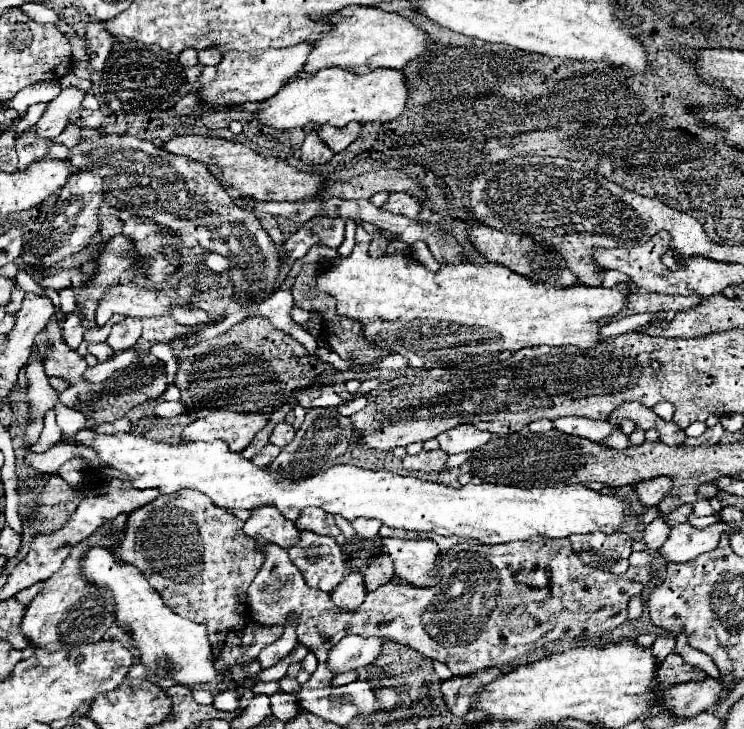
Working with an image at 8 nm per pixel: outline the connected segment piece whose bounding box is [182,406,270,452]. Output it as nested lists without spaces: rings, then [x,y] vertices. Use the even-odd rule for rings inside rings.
[[[228,406],[212,408],[212,412],[204,418],[198,418],[190,426],[184,428],[182,438],[184,440],[202,440],[202,442],[214,442],[224,440],[230,450],[244,450],[256,432],[260,432],[270,414],[252,414],[252,412],[230,412]]]

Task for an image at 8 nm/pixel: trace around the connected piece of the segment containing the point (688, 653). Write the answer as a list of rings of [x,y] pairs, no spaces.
[[[684,633],[676,637],[675,651],[682,656],[686,663],[700,668],[711,678],[717,678],[720,675],[720,671],[712,658],[699,650],[691,648]]]

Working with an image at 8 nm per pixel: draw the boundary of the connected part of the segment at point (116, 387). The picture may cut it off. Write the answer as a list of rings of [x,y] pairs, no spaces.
[[[134,362],[124,370],[116,370],[106,382],[98,384],[98,390],[94,392],[94,396],[90,398],[94,408],[94,418],[86,422],[86,428],[92,428],[92,424],[100,424],[100,422],[110,422],[114,418],[124,416],[128,410],[148,402],[148,400],[156,400],[164,394],[164,390],[168,388],[168,380],[164,376],[164,364],[152,364],[152,366],[144,366],[142,362]]]

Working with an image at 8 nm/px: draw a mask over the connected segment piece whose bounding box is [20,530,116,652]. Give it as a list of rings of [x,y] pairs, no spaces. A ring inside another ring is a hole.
[[[98,530],[80,546],[72,548],[72,554],[62,562],[60,570],[52,574],[50,578],[44,580],[44,588],[36,594],[36,598],[26,606],[26,614],[20,622],[20,630],[30,642],[32,648],[38,650],[68,650],[68,646],[80,646],[80,644],[90,644],[98,642],[104,632],[114,624],[114,600],[112,594],[98,590],[96,586],[90,586],[86,580],[78,576],[78,562],[80,556],[90,548],[90,546],[106,546],[114,548],[114,540],[108,536],[110,532]]]

